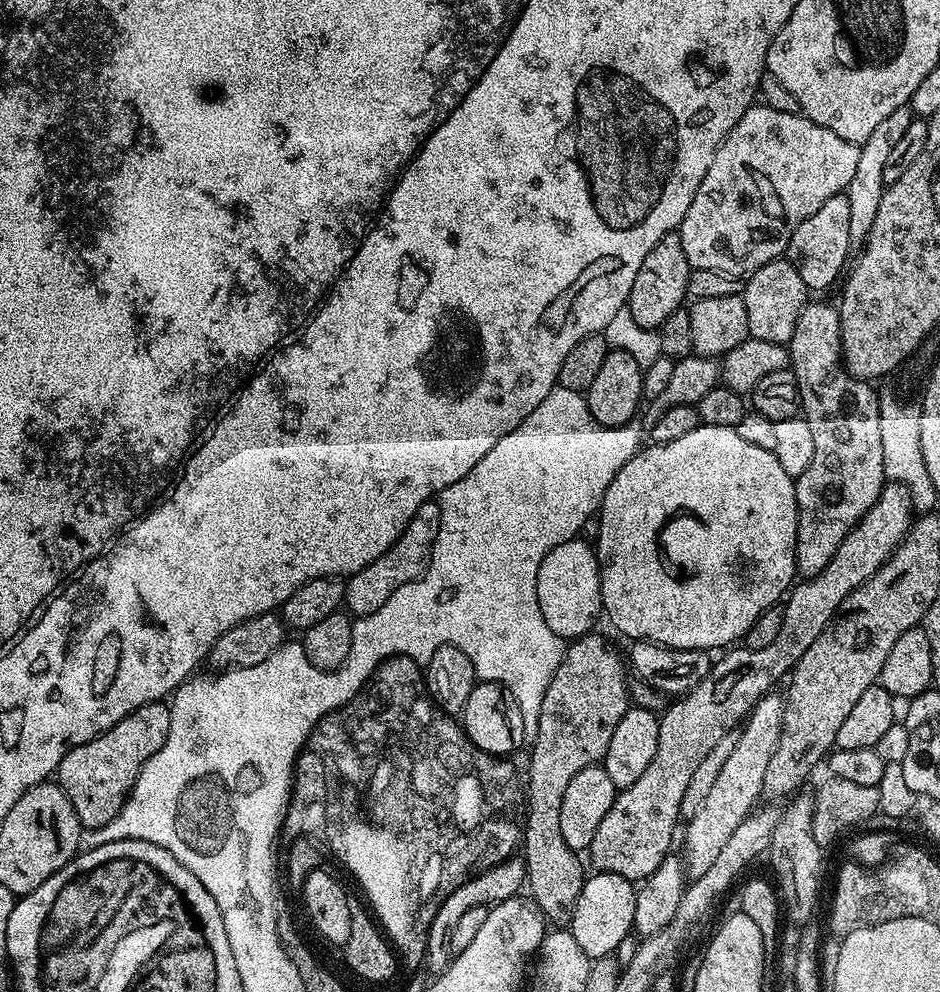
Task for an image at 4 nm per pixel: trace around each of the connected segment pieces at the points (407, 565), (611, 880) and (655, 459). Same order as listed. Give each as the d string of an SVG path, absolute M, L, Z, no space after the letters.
M430 499L422 506L418 506L418 514L414 514L414 518L410 518L406 530L402 530L402 534L394 542L394 546L390 546L390 550L386 550L386 554L382 554L382 558L370 562L370 566L347 577L344 586L343 607L353 617L369 616L387 602L390 594L394 594L394 590L398 590L398 586L406 586L406 582L420 579L428 569L434 538L439 529L440 505L435 499Z
M593 871L582 886L582 894L578 894L578 902L574 906L574 918L570 930L574 938L578 938L578 946L590 958L610 956L616 947L633 931L634 902L636 888L633 881L622 878L618 874Z
M701 424L700 427L690 430L690 434L685 434L683 438L677 438L675 442L666 442L665 444L649 443L647 446L641 447L640 451L633 454L630 458L630 462L626 462L626 466L622 466L622 470L618 470L618 474L614 474L614 482L610 482L610 486L602 498L598 515L601 520L601 533L598 534L598 538L594 541L594 547L596 550L596 561L600 563L600 602L602 612L606 620L608 616L609 622L622 635L628 636L627 639L629 641L649 640L667 648L698 648L701 650L713 650L712 648L720 648L719 650L727 649L729 646L743 641L744 635L750 630L750 626L754 626L754 622L758 622L758 614L762 614L767 608L777 607L785 599L786 593L793 587L794 581L798 576L796 571L796 531L798 530L796 481L790 474L786 474L786 470L782 470L782 466L779 464L778 458L774 453L770 450L761 450L759 446L753 446L752 443L744 441L742 434L738 434L734 428Z

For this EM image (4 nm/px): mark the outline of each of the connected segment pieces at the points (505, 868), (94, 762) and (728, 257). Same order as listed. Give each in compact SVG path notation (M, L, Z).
M509 858L486 869L479 876L470 878L462 886L458 886L458 890L454 890L454 894L450 894L450 898L446 898L446 902L442 902L442 906L438 906L438 910L434 914L434 922L430 922L428 945L424 955L426 968L429 968L432 974L439 974L448 967L450 963L448 936L454 930L454 926L458 926L460 919L466 915L466 910L474 910L474 906L491 906L499 901L510 899L525 887L527 878L523 859Z
M155 700L138 706L122 722L110 726L100 736L90 742L79 744L64 755L54 773L55 783L70 798L74 814L78 814L81 829L87 830L106 826L114 818L132 794L138 774L170 738L170 707L167 703Z
M763 106L748 108L718 146L714 162L710 162L710 170L706 170L706 178L702 178L698 194L694 194L694 202L690 202L690 210L686 210L686 218L680 223L678 231L689 269L705 268L740 276L755 272L766 262L781 259L796 227L828 199L848 189L858 167L859 153L857 145L838 138L834 130L818 126L818 122L800 112L786 114Z

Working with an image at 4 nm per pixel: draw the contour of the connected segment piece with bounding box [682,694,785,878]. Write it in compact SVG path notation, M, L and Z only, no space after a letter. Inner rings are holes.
M776 695L763 696L752 707L747 720L739 729L738 742L730 753L730 758L726 758L726 763L722 765L722 771L718 773L718 779L714 781L709 796L702 801L702 806L698 806L698 814L687 817L683 825L682 859L685 873L689 877L695 878L710 870L710 865L718 858L722 846L726 846L730 834L734 834L734 830L738 830L741 822L757 807L756 799L761 799L766 778L766 762L770 762L774 746L778 746L778 738L782 734L785 697Z

